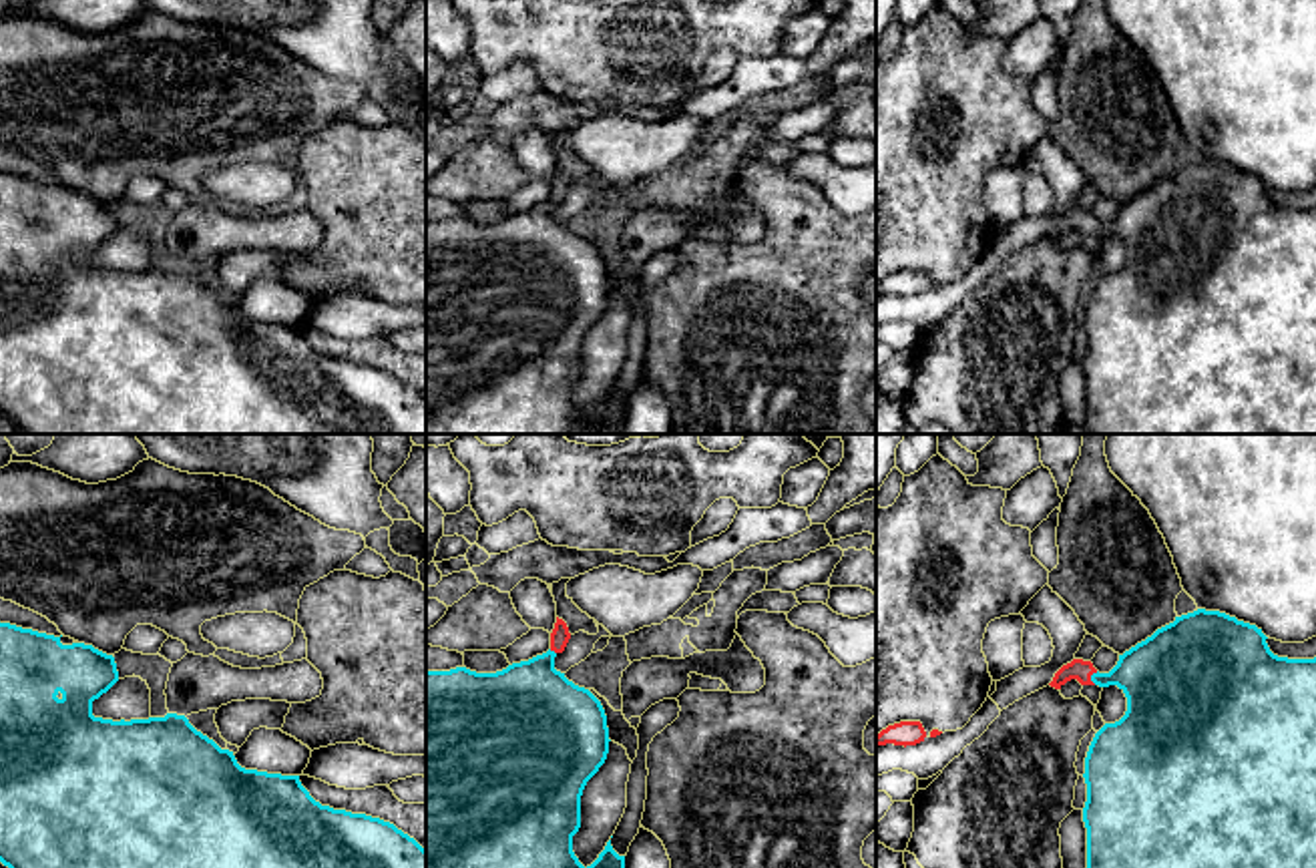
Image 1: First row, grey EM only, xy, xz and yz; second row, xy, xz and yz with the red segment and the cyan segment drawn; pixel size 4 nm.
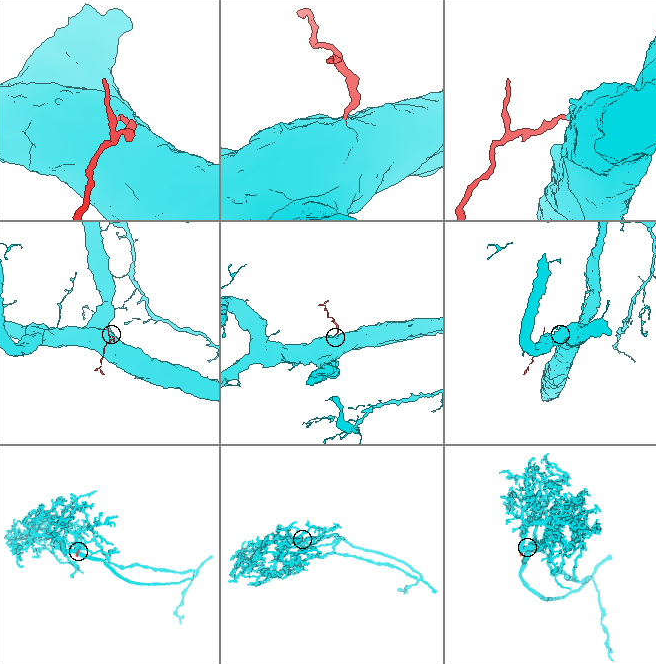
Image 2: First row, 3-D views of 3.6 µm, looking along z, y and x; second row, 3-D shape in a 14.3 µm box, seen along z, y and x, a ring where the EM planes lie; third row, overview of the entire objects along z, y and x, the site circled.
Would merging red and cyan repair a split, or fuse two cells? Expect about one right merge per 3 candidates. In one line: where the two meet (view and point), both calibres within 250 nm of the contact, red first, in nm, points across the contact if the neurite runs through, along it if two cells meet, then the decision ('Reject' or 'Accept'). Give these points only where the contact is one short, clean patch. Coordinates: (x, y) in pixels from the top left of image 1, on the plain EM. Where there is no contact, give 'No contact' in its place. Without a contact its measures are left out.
Touches red at yz (1089, 228). Thickness 90 nm (red) against 260 nm. Path across: yz (1079, 220), (1089, 228), (1152, 224). Accept

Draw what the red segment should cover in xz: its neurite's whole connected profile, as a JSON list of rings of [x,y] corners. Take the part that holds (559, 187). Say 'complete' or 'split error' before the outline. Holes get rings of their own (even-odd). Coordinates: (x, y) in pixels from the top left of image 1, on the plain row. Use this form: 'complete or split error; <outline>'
split error; [[[557,167],[551,199],[528,211],[512,213],[496,223],[476,223],[466,217],[426,221],[426,434],[621,434],[625,406],[613,400],[611,390],[587,418],[573,402],[573,386],[581,378],[583,340],[605,313],[611,289],[601,251],[555,219],[555,207],[565,201],[569,189],[567,173]]]

